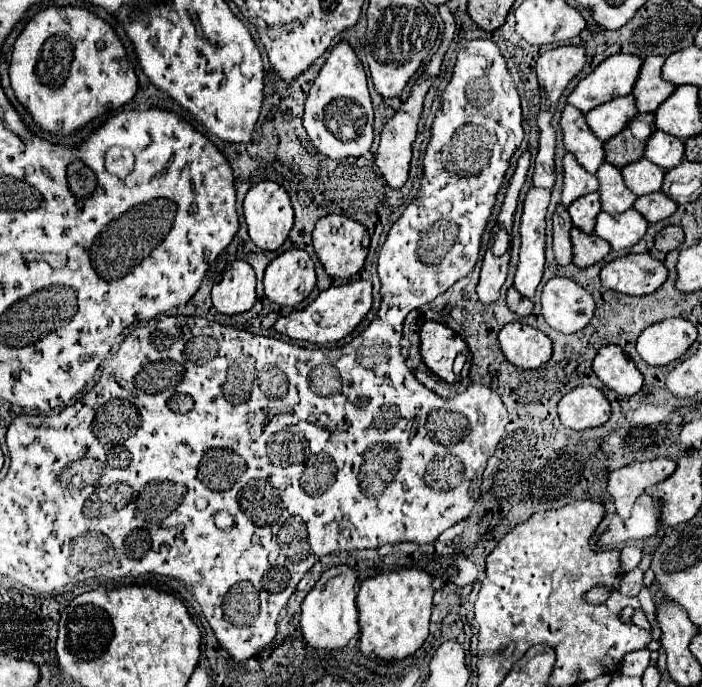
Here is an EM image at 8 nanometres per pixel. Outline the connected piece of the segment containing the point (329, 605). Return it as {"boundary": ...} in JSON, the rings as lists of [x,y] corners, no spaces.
{"boundary":[[[347,565],[331,567],[321,575],[321,579],[315,583],[311,593],[305,597],[301,605],[301,619],[299,619],[303,641],[311,649],[327,649],[327,651],[343,649],[359,633],[357,609],[355,609],[357,589],[359,589],[357,571]]]}

